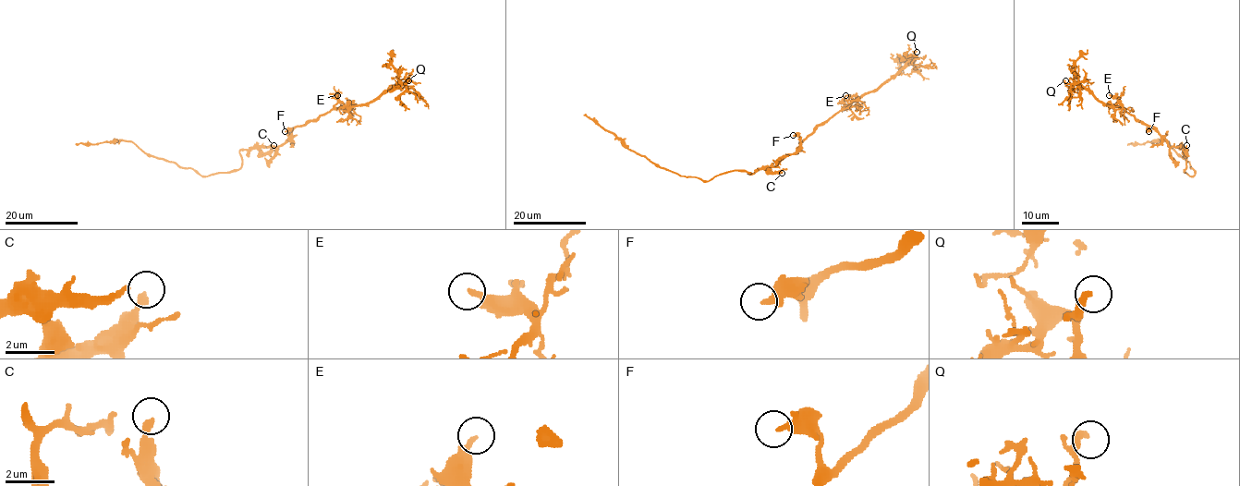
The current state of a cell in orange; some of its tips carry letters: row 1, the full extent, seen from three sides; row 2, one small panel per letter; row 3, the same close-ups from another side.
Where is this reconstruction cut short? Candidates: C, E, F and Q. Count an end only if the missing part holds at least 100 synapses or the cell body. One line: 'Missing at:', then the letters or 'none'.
Missing at: Q

